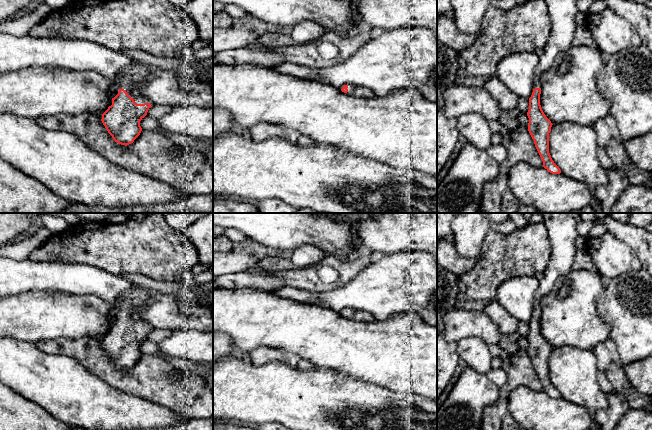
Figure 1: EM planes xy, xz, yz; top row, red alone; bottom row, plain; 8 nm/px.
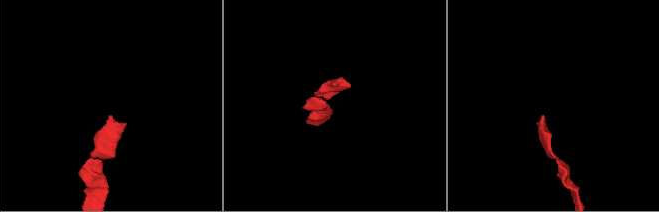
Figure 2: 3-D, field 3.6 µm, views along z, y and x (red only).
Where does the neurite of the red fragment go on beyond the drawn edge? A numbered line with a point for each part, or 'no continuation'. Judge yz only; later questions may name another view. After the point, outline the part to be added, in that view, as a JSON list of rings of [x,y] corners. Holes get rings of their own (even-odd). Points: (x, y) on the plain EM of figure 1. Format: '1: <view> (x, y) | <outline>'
1: yz (561, 227) | [[[539,213],[543,217],[551,243],[551,259],[540,286],[535,293],[533,313],[541,313],[540,300],[551,292],[556,281],[572,270],[576,258],[577,226],[582,221],[579,213]]]

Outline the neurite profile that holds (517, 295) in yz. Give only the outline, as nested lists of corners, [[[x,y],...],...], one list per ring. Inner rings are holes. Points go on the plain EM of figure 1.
[[[535,276],[513,277],[500,284],[495,299],[518,321],[529,323],[539,286]]]

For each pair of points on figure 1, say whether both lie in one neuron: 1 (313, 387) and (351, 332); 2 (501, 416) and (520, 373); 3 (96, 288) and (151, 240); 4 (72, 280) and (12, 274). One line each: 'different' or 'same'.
1: different
2: same
3: different
4: same

